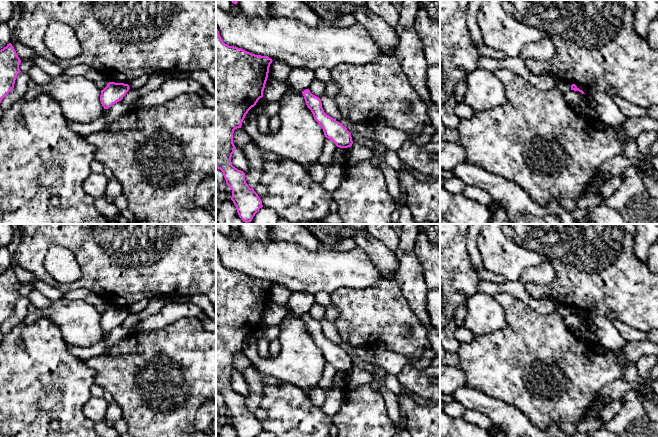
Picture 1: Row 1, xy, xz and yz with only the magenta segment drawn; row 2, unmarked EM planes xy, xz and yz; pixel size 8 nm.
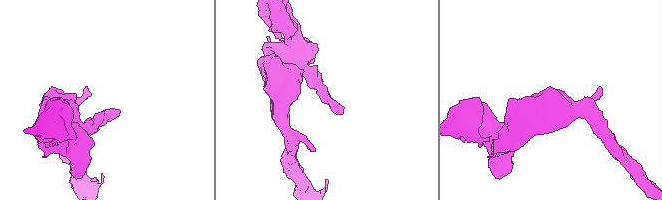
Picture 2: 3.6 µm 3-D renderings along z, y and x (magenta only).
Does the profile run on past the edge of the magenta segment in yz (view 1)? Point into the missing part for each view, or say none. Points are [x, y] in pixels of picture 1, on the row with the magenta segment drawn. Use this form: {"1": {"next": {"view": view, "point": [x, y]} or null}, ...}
{"1": {"next": null}}

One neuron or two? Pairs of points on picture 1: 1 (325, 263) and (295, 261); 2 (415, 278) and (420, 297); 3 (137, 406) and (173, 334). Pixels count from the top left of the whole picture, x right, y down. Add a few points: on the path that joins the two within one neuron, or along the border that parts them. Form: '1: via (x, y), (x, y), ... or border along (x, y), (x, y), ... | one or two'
1: via (318, 263), (302, 263) | one
2: via (415, 283), (415, 292) | one
3: via (155, 388), (173, 368), (173, 352) | one

